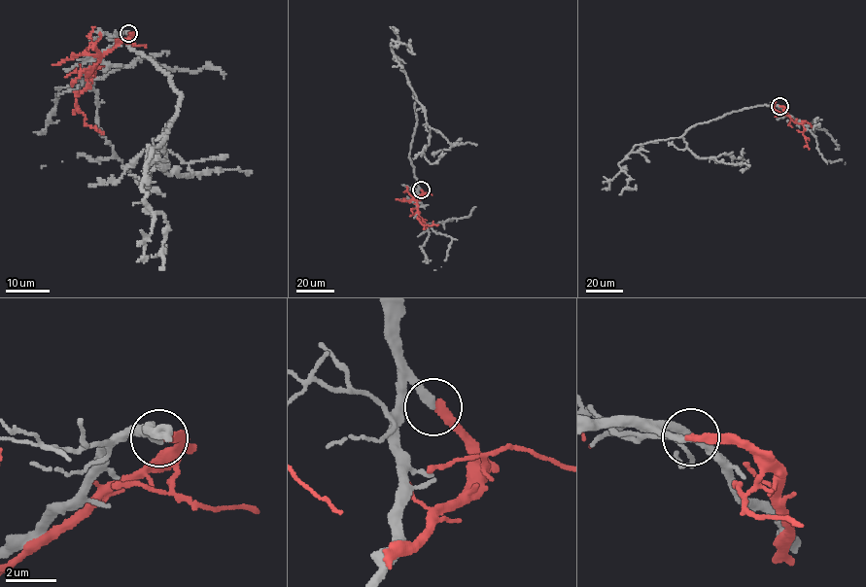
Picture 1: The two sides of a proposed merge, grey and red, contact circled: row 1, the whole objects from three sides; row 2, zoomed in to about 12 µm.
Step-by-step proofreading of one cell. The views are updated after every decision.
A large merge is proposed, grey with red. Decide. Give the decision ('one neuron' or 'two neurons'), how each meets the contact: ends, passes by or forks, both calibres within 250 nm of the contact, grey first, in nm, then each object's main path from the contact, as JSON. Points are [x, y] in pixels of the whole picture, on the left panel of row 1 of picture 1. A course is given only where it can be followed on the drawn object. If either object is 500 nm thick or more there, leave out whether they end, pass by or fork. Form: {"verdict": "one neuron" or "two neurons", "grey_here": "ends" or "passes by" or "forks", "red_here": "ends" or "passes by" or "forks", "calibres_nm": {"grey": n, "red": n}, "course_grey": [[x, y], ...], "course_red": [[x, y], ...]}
{"verdict": "two neurons", "grey_here": "ends", "red_here": "ends", "calibres_nm": {"grey": 240, "red": 340}, "course_grey": [[128, 34], [128, 46], [170, 75], [182, 97], [141, 183], [144, 200], [166, 223], [159, 253], [164, 242]], "course_red": [[128, 34], [86, 74], [86, 86], [75, 98], [85, 123], [104, 133]]}

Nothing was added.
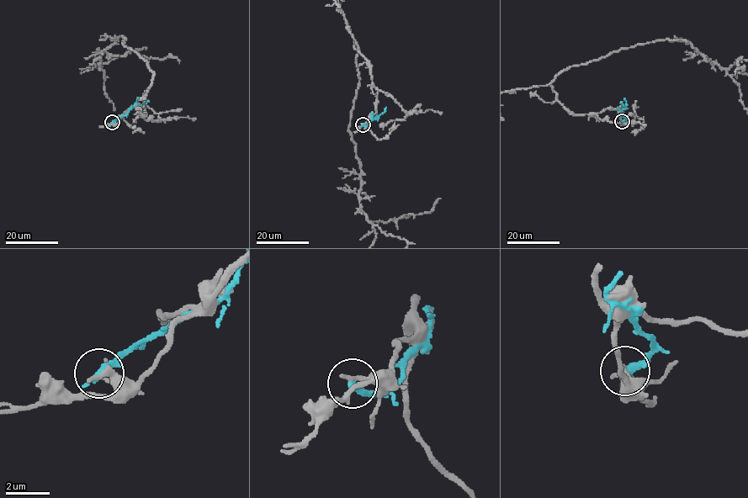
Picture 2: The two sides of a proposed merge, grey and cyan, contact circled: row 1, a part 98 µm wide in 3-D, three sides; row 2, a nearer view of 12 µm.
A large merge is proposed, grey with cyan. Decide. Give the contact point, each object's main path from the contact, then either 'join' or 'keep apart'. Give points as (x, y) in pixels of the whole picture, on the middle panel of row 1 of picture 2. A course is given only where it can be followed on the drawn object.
at (363, 124); grey runs (363, 124), (376, 113), (377, 90), (354, 41), (348, 129), (361, 211), (407, 243); cyan runs (363, 124), (368, 125), (372, 115), (376, 118), (385, 107); keep apart

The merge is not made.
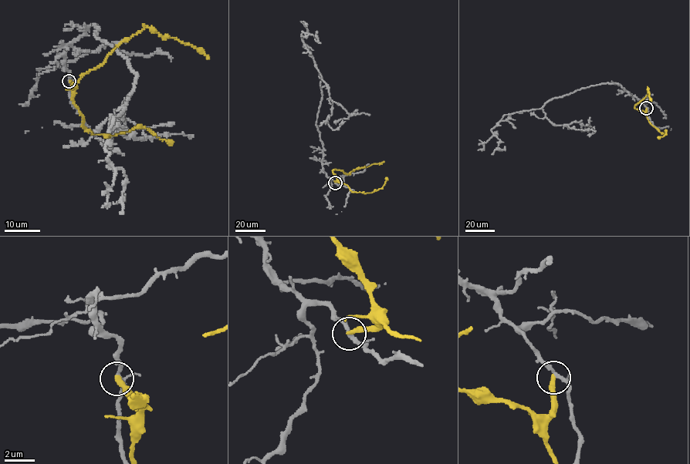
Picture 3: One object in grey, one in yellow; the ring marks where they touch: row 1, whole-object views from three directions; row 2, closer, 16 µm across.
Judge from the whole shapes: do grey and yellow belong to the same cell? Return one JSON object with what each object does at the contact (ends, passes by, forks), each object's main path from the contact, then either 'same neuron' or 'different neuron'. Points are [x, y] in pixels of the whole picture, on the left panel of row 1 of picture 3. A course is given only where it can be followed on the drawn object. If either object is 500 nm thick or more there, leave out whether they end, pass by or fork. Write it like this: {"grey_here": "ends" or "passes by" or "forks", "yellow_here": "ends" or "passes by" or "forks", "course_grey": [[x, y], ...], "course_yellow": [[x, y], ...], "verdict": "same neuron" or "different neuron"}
{"grey_here": "forks", "yellow_here": "ends", "course_grey": [[69, 81], [62, 55], [91, 25], [137, 76], [105, 145], [107, 159], [125, 176], [120, 200], [123, 192]], "course_yellow": [[69, 81], [75, 89], [73, 83], [82, 75], [104, 63], [123, 42], [147, 27], [194, 46], [207, 59]], "verdict": "different neuron"}

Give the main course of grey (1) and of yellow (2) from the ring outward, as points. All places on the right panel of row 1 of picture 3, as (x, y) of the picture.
1: (646, 108), (617, 83), (582, 88), (539, 109), (504, 115), (491, 131), (499, 139), (498, 147), (505, 146)
2: (646, 108), (644, 112), (634, 107), (647, 95), (647, 88), (650, 103)

